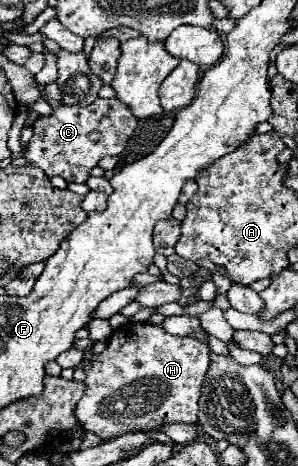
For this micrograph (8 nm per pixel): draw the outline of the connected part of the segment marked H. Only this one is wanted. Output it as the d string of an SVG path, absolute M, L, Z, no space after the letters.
M126 323L118 329L114 329L114 333L108 339L106 349L102 351L102 355L92 355L90 357L92 365L86 369L86 385L88 389L84 391L84 397L80 399L80 405L76 407L76 417L82 423L82 427L86 431L96 433L100 439L110 439L110 437L118 437L124 433L134 433L134 431L154 431L154 429L162 429L164 423L196 423L198 421L198 399L202 393L202 381L206 377L206 371L210 367L210 347L206 341L200 341L196 337L178 337L178 335L170 335L162 325L152 325L152 323Z

